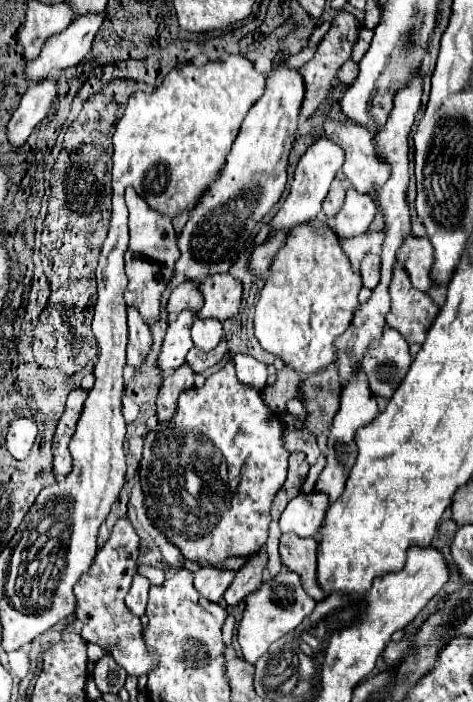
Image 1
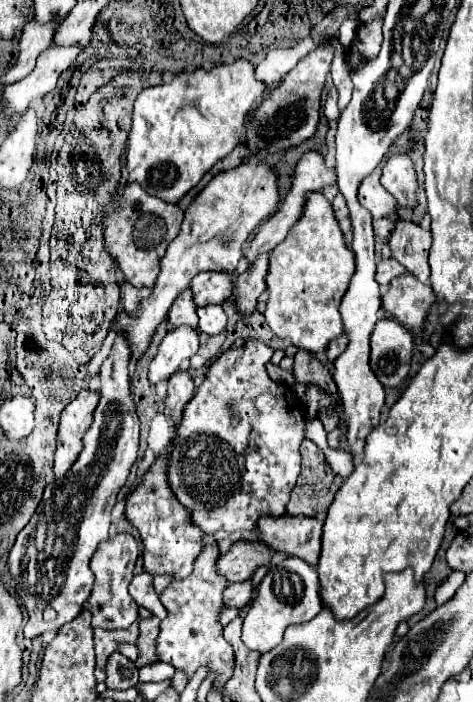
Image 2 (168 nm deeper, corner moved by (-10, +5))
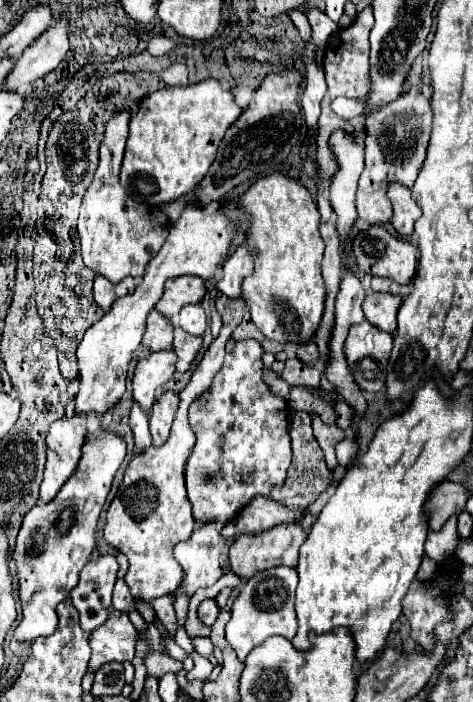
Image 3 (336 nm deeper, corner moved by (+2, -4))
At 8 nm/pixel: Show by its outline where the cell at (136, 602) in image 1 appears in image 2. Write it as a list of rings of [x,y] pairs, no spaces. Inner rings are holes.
[[[140,573],[140,575],[136,575],[136,577],[130,581],[128,591],[130,591],[132,599],[134,599],[138,605],[150,609],[158,619],[164,619],[164,617],[166,617],[166,609],[164,609],[164,605],[160,603],[158,595],[154,593],[152,577],[150,577],[148,573]]]

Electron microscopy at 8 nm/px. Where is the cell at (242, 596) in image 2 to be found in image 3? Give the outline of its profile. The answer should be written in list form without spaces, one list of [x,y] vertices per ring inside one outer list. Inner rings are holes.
[[[204,600],[198,608],[198,618],[206,624],[206,626],[212,626],[216,622],[216,616],[218,616],[220,608],[218,608],[218,602],[216,600]]]

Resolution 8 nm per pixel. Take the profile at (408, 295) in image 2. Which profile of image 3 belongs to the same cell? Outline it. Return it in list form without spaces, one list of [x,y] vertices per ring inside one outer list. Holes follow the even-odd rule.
[[[372,292],[366,296],[364,302],[364,316],[370,324],[374,324],[376,328],[380,328],[382,332],[394,334],[398,328],[396,322],[396,314],[400,310],[402,304],[402,296],[392,296],[392,294],[380,294],[380,292]]]

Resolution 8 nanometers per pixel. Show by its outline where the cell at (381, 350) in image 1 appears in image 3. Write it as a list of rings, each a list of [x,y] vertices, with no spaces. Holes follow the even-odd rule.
[[[368,320],[350,328],[344,352],[356,384],[366,392],[380,392],[386,386],[392,336],[372,326]]]

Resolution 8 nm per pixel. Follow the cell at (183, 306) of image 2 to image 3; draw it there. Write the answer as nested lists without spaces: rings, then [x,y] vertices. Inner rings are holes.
[[[152,310],[148,314],[146,322],[146,334],[142,338],[142,346],[150,350],[172,350],[174,340],[174,326],[166,316],[160,316],[160,312]]]

